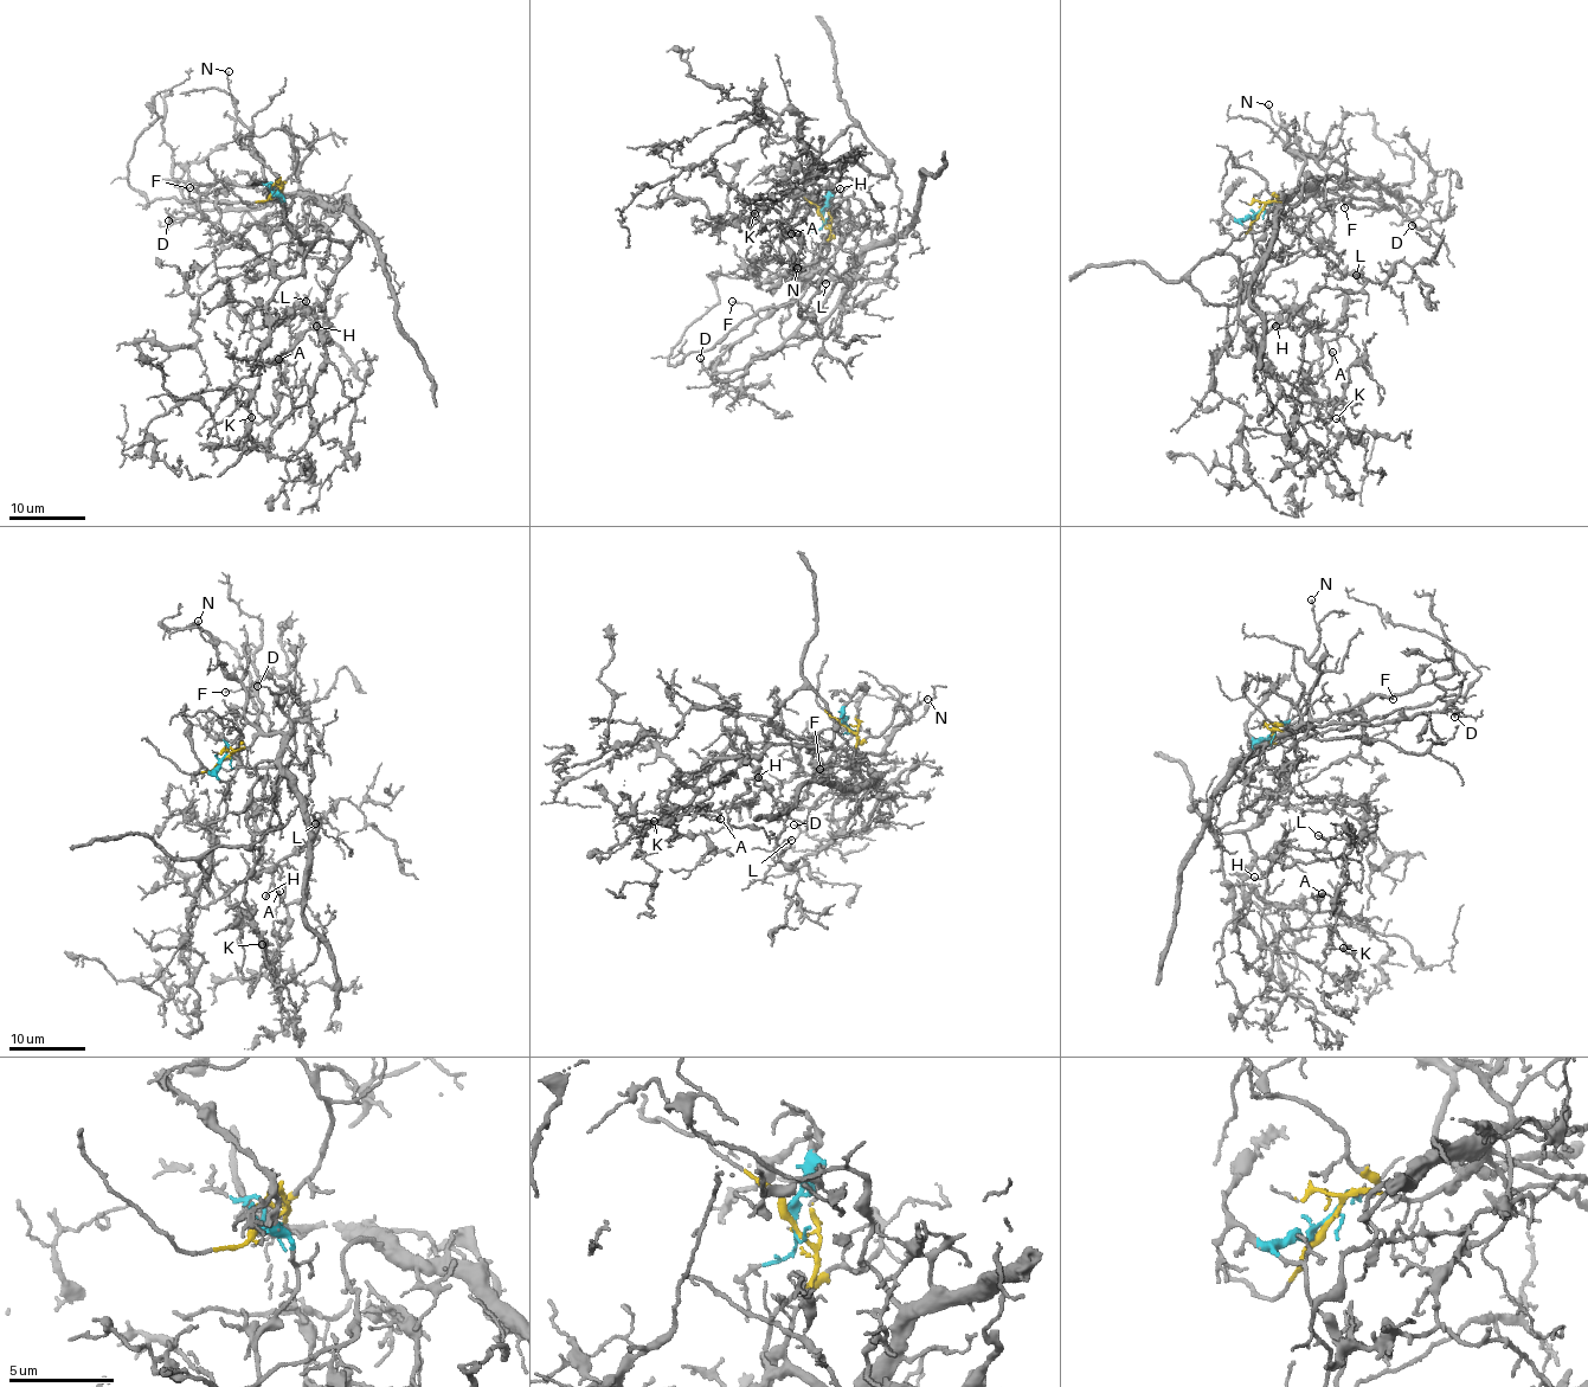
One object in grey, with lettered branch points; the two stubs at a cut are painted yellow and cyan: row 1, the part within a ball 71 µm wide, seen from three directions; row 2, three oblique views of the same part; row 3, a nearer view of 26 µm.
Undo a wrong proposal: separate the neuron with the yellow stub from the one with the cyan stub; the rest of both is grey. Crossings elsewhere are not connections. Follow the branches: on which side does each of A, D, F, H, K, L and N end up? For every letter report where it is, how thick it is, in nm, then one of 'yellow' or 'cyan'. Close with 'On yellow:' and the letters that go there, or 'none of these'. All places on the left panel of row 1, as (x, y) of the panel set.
A: place (278, 359); calibre 190 nm; cyan
D: place (168, 220); calibre 240 nm; yellow
F: place (190, 187); calibre 100 nm; yellow
H: place (316, 326); calibre 130 nm; cyan
K: place (251, 417); calibre 90 nm; cyan
L: place (306, 301); calibre 120 nm; cyan
N: place (229, 71); calibre 120 nm; yellow
On yellow: D, F, N

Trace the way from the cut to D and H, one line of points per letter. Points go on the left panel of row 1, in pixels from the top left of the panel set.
D: (274, 192), (282, 188), (278, 197), (275, 194), (306, 192), (301, 188), (263, 206), (177, 213), (168, 222)
H: (274, 192), (285, 210), (270, 236), (268, 268), (281, 281), (263, 321), (275, 326), (297, 314), (316, 325)

